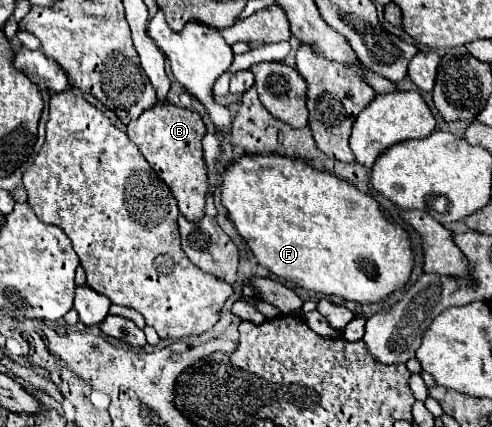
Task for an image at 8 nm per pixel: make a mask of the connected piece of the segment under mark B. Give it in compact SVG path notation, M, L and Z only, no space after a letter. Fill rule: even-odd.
M155 103L151 109L143 111L139 119L127 125L127 135L139 147L155 173L169 185L179 203L181 215L189 221L199 221L203 217L205 195L209 191L207 167L201 151L201 139L205 135L205 123L201 115L191 109Z

